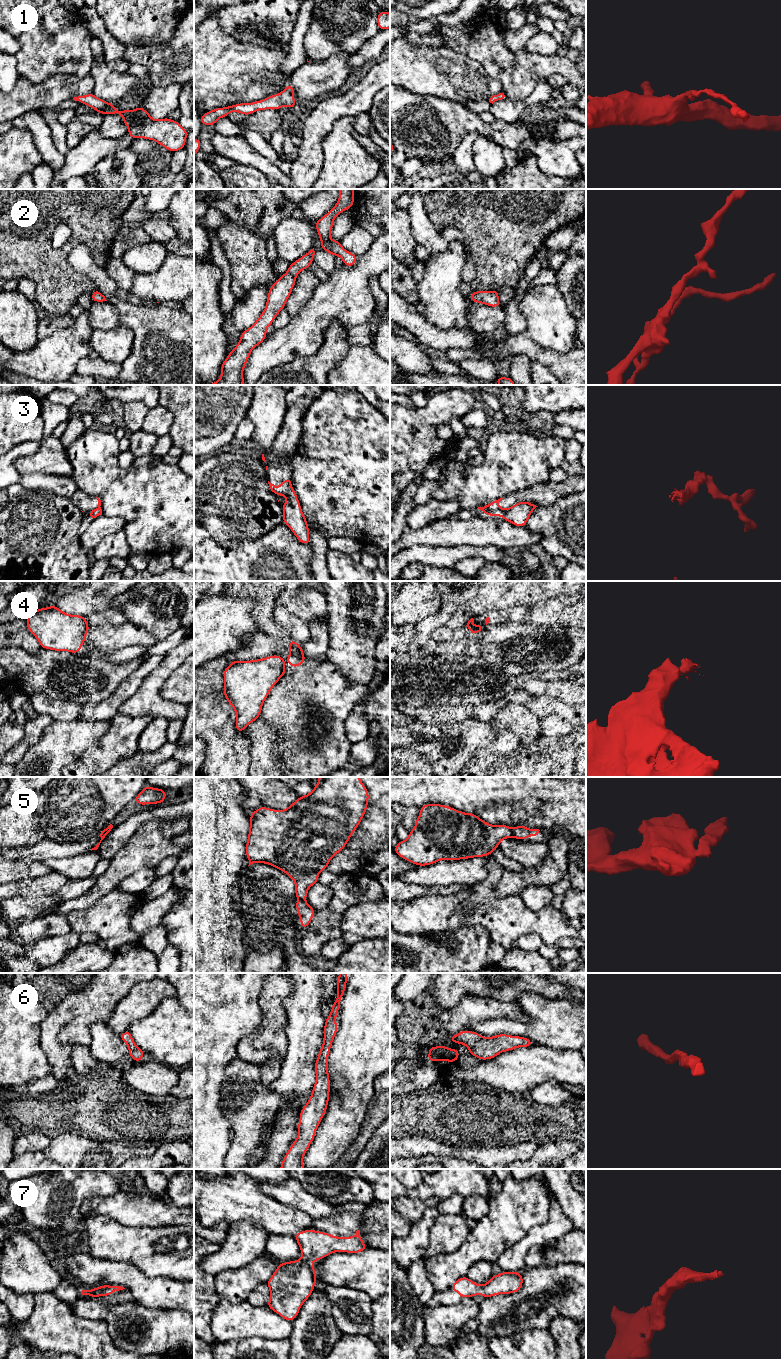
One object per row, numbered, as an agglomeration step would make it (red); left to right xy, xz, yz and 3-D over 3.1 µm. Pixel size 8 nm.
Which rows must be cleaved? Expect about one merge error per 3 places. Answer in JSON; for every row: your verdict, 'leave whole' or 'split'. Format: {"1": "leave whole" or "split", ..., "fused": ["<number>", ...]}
{"1": "leave whole", "2": "leave whole", "3": "split", "4": "split", "5": "split", "6": "leave whole", "7": "leave whole", "fused": ["3", "4", "5"]}

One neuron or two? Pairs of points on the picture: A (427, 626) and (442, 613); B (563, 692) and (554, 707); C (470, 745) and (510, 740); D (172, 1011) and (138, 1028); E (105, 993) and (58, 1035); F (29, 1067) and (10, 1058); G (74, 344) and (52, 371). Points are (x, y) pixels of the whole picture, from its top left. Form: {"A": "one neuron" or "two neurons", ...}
{"A": "one neuron", "B": "two neurons", "C": "two neurons", "D": "one neuron", "E": "one neuron", "F": "one neuron", "G": "one neuron"}

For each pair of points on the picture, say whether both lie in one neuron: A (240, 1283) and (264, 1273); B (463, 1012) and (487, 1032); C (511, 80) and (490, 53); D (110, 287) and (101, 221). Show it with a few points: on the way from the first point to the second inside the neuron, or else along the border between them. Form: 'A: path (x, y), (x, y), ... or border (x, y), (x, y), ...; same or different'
A: path (246, 1279), (258, 1273); same
B: border (499, 1017), (473, 1022), (466, 1029); different
C: path (510, 73), (497, 60); same
D: border (90, 249), (90, 255), (93, 260), (104, 268); different

